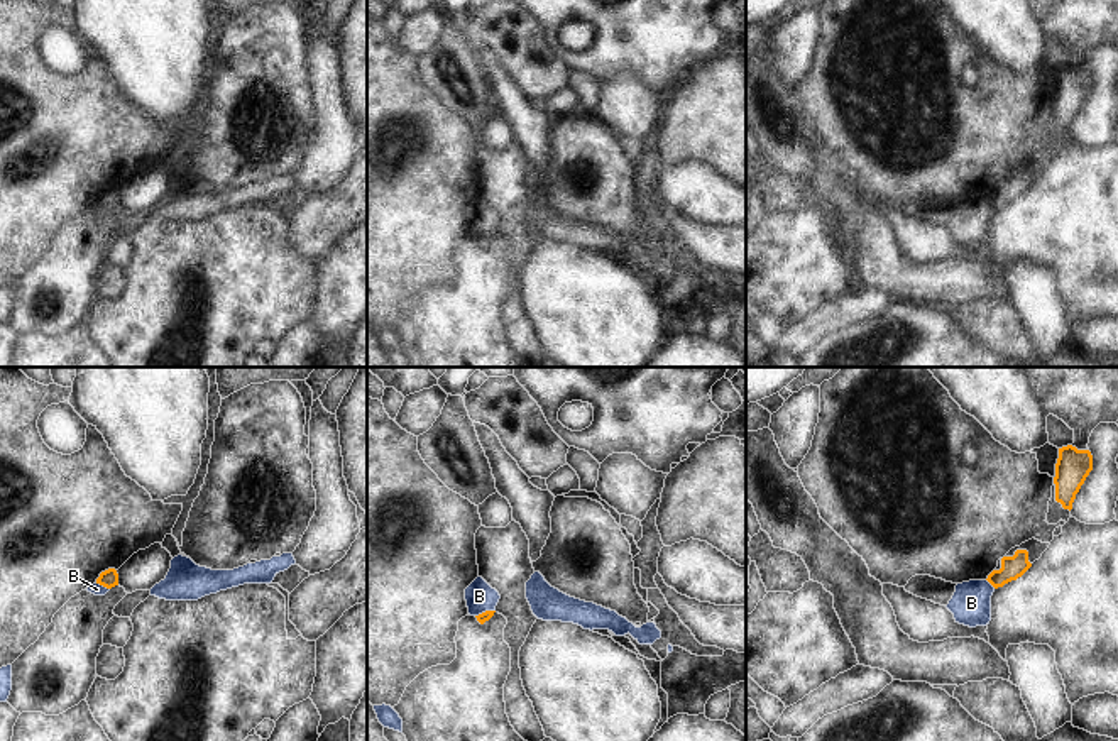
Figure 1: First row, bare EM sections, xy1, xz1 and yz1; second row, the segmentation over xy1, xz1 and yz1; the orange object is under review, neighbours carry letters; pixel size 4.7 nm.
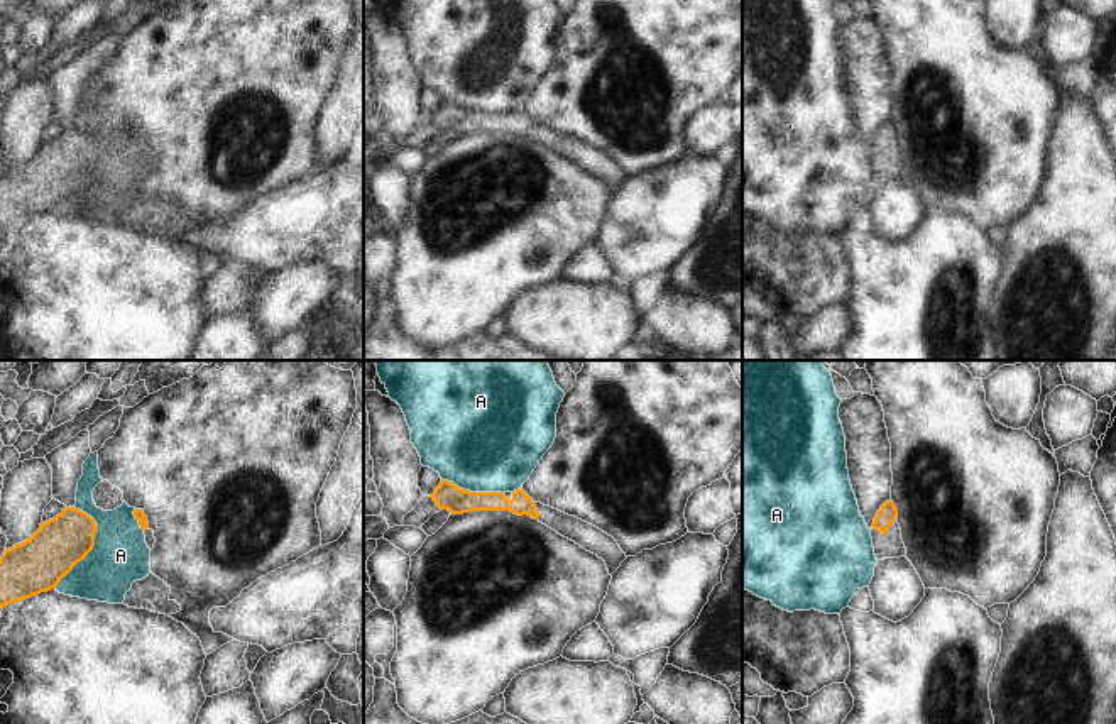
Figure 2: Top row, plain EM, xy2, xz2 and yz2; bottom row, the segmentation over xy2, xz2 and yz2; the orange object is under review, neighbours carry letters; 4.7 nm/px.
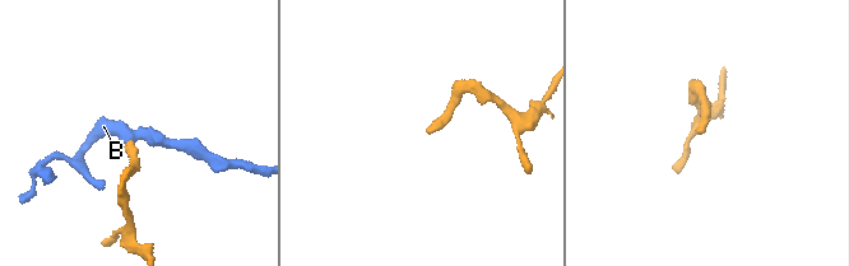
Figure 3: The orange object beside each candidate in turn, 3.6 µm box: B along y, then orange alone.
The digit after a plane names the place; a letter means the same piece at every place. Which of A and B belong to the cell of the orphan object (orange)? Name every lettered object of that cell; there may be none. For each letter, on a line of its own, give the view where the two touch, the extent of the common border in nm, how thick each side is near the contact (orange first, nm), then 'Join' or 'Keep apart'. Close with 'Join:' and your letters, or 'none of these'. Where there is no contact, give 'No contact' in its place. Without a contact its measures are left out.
A: Touches orange in xy2. Shared border 400 nm. Thickness 240 nm (orange) against 280 nm. Keep apart
B: Touches orange in xy1. Shared border 70 nm. Thickness 90 nm (orange) against 60 nm. Keep apart
Join: none of these.

